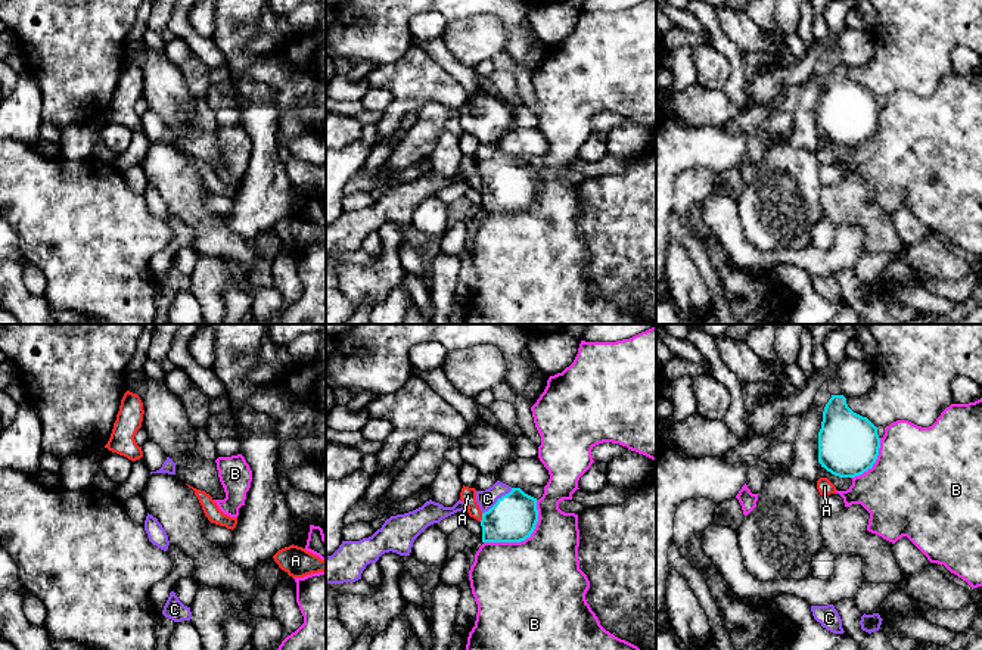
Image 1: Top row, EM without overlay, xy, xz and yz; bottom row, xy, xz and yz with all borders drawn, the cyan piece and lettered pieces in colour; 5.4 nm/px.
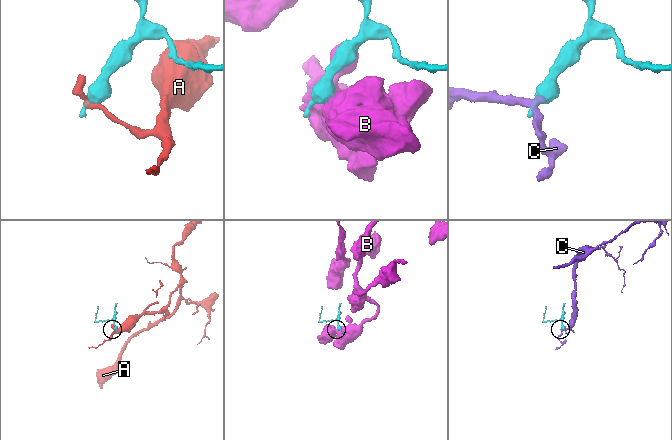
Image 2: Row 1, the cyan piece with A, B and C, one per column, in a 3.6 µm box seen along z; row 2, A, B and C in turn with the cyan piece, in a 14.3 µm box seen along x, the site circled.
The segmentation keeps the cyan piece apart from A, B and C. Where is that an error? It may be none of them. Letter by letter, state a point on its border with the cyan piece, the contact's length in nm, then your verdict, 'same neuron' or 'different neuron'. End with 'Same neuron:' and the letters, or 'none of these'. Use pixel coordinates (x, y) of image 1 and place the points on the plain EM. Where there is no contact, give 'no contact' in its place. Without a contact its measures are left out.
A: xz (482, 187) | 50 nm | different neuron
B: xz (524, 210) | 380 nm | different neuron
C: xz (497, 170) | 220 nm | same neuron
Same neuron: C

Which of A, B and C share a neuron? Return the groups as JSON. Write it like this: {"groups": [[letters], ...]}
{"groups": [["A"], ["B"], ["C"]]}

